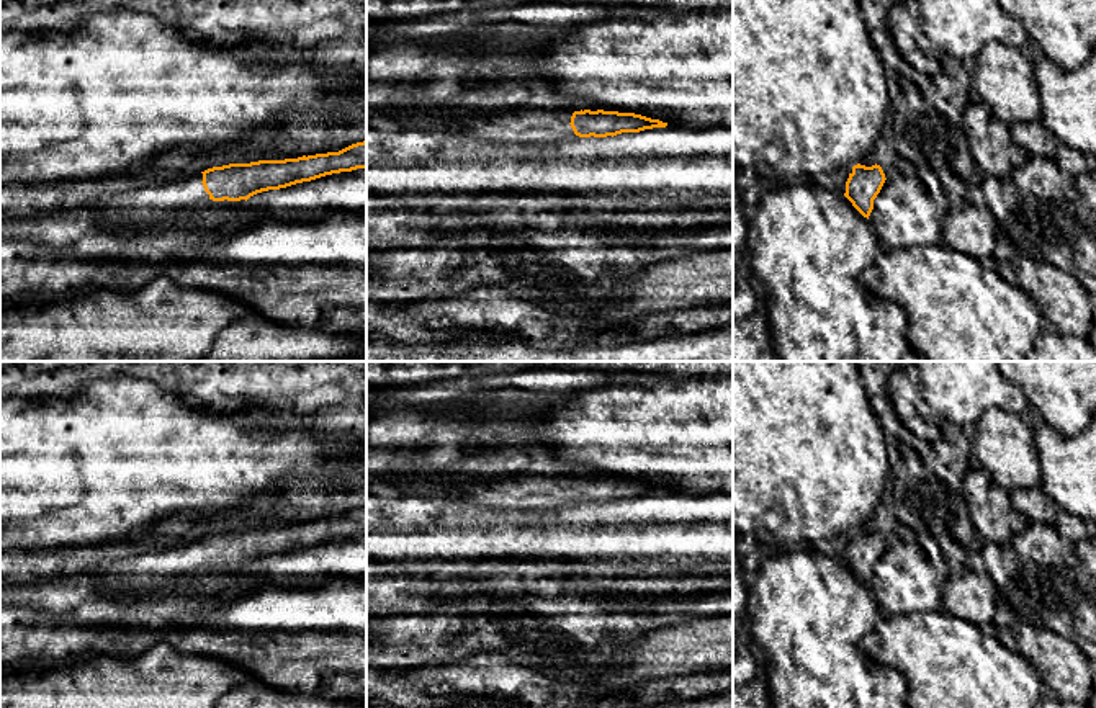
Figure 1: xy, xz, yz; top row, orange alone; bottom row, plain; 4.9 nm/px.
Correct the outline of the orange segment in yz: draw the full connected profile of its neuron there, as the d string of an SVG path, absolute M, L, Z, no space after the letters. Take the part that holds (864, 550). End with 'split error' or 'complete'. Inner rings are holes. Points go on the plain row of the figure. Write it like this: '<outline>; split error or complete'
M854 531L849 544L846 548L844 562L852 569L852 572L869 585L874 576L874 566L880 559L885 549L885 540L880 531Z; complete

